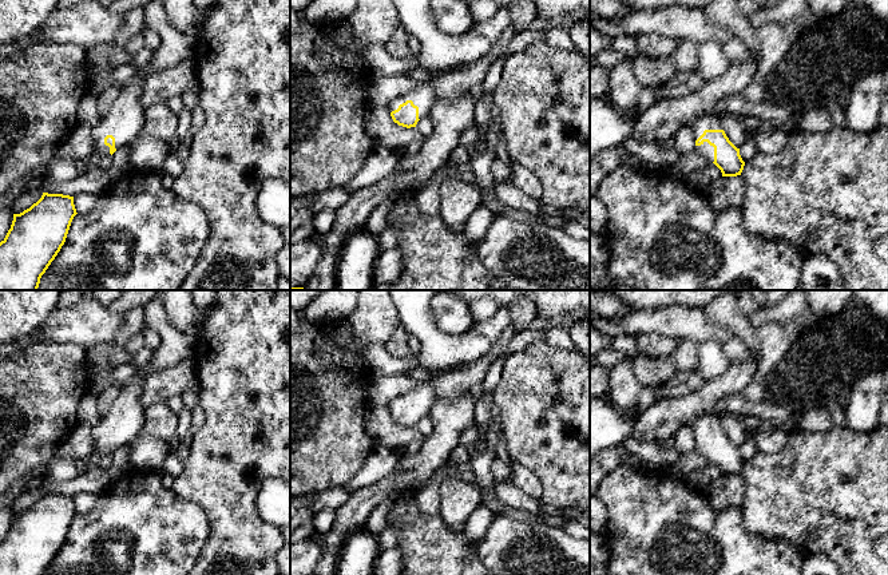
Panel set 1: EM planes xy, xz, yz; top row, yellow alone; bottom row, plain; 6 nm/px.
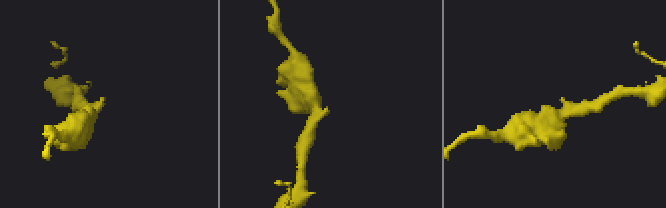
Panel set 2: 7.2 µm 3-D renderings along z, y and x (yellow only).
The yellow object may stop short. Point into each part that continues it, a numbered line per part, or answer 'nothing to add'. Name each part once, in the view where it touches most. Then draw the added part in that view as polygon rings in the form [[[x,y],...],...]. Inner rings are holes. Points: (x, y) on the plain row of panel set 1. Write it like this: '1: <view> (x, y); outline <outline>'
1: xz (423, 395); outline [[[428,380],[416,381],[416,385],[408,393],[396,397],[389,405],[389,412],[399,408],[400,404],[407,400],[412,400],[415,405],[419,407],[419,419],[429,416],[429,411],[433,408],[439,400],[435,388],[428,382]]]

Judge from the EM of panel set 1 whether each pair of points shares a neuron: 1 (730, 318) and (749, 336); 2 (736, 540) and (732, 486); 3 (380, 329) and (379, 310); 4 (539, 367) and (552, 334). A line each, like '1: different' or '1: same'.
1: same
2: different
3: same
4: different

